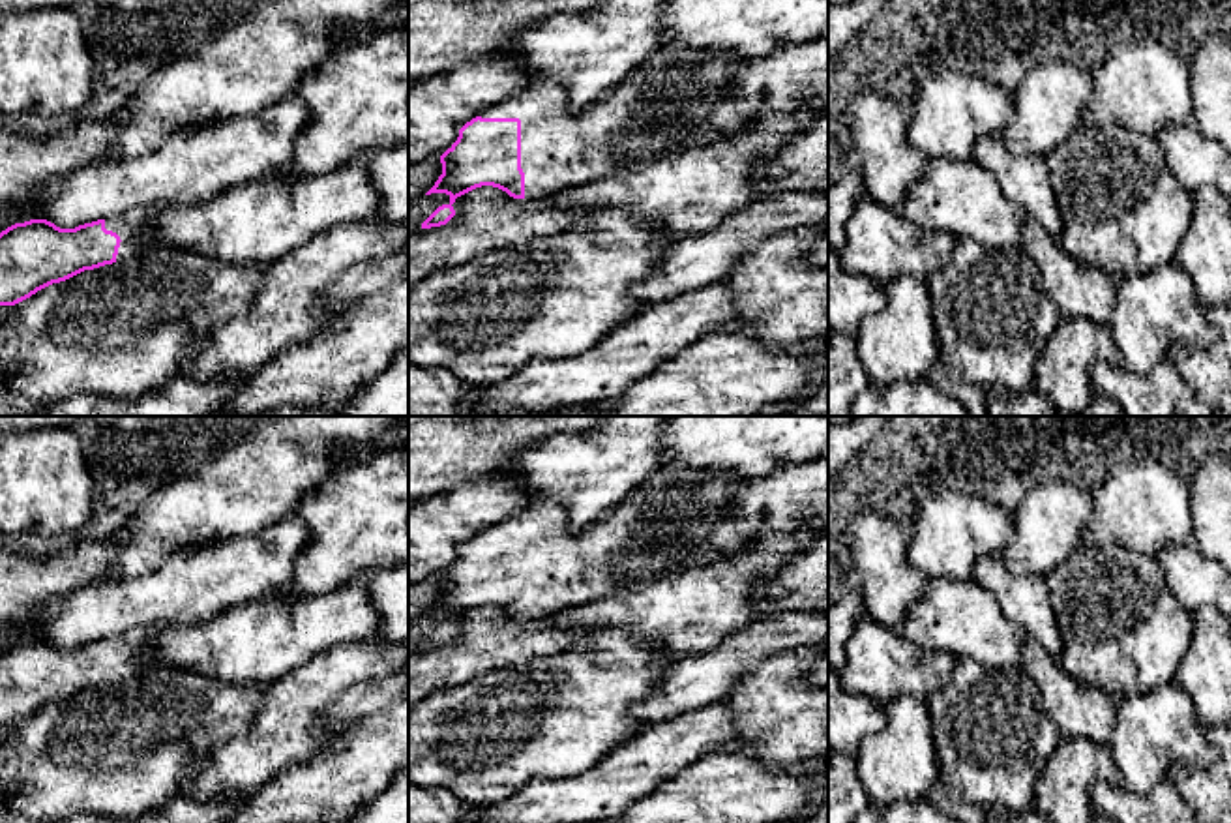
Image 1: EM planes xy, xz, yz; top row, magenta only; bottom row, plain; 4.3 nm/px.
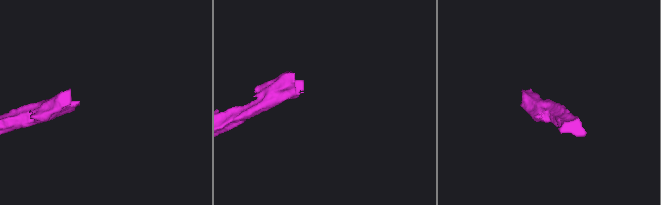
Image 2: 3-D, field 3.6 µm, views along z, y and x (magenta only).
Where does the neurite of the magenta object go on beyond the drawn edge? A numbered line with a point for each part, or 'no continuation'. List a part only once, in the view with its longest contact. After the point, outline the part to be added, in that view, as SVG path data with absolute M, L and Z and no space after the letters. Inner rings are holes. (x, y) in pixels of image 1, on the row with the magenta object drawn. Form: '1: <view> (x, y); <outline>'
1: xz (675, 87); M682 43L658 45L622 82L585 109L573 109L564 86L555 79L513 94L483 111L482 118L521 120L521 169L525 201L534 202L570 186L581 186L620 172L639 172L646 165L690 148L690 127L704 122L712 107L746 58L734 54L701 56ZM652 135L667 137L663 156L652 156Z

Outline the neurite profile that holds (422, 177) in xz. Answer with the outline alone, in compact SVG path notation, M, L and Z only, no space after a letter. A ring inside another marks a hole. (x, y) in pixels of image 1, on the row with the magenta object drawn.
M440 156L408 165L408 204L423 197L442 174Z

